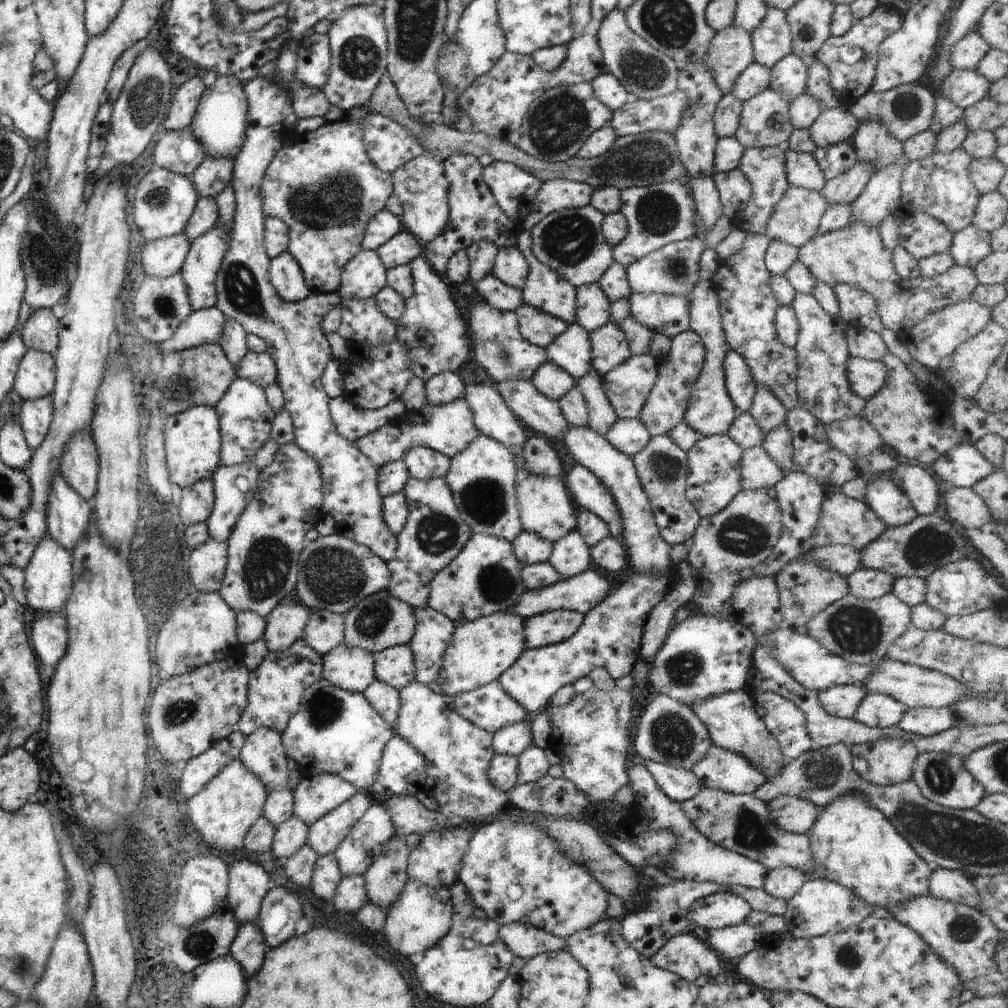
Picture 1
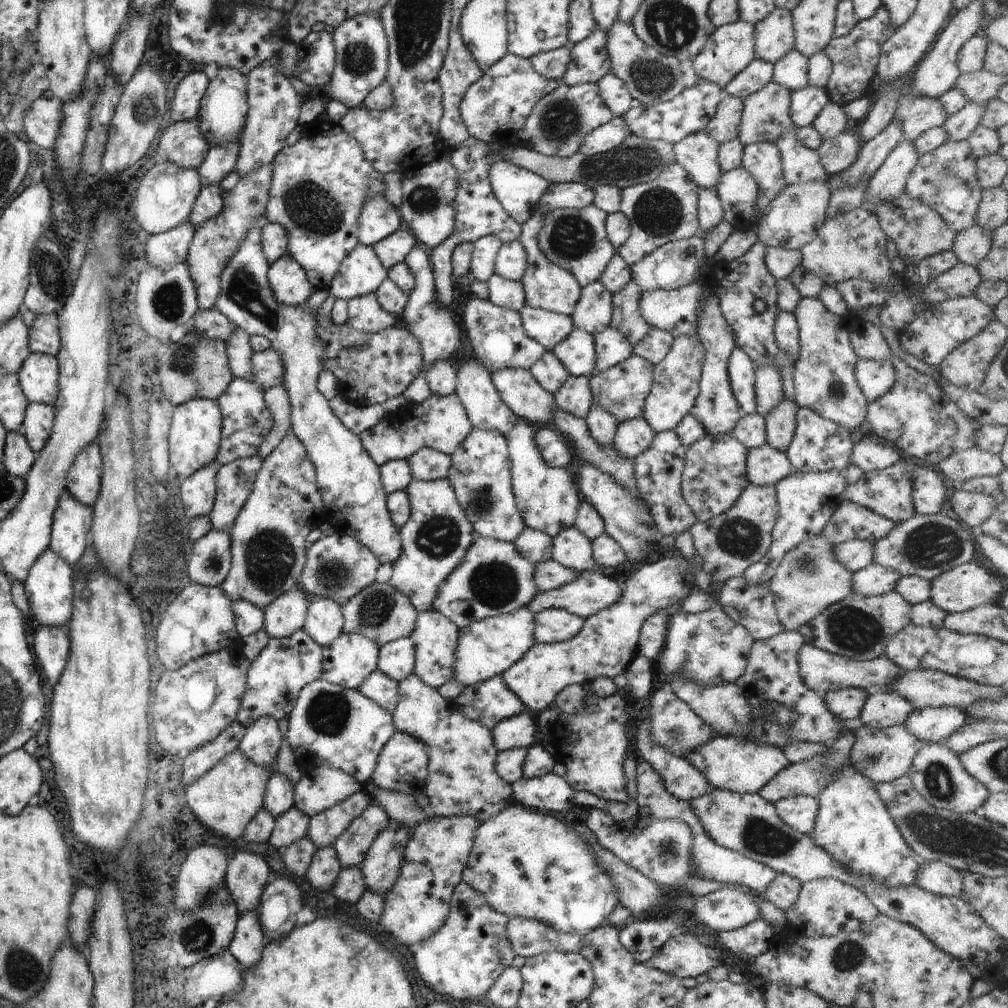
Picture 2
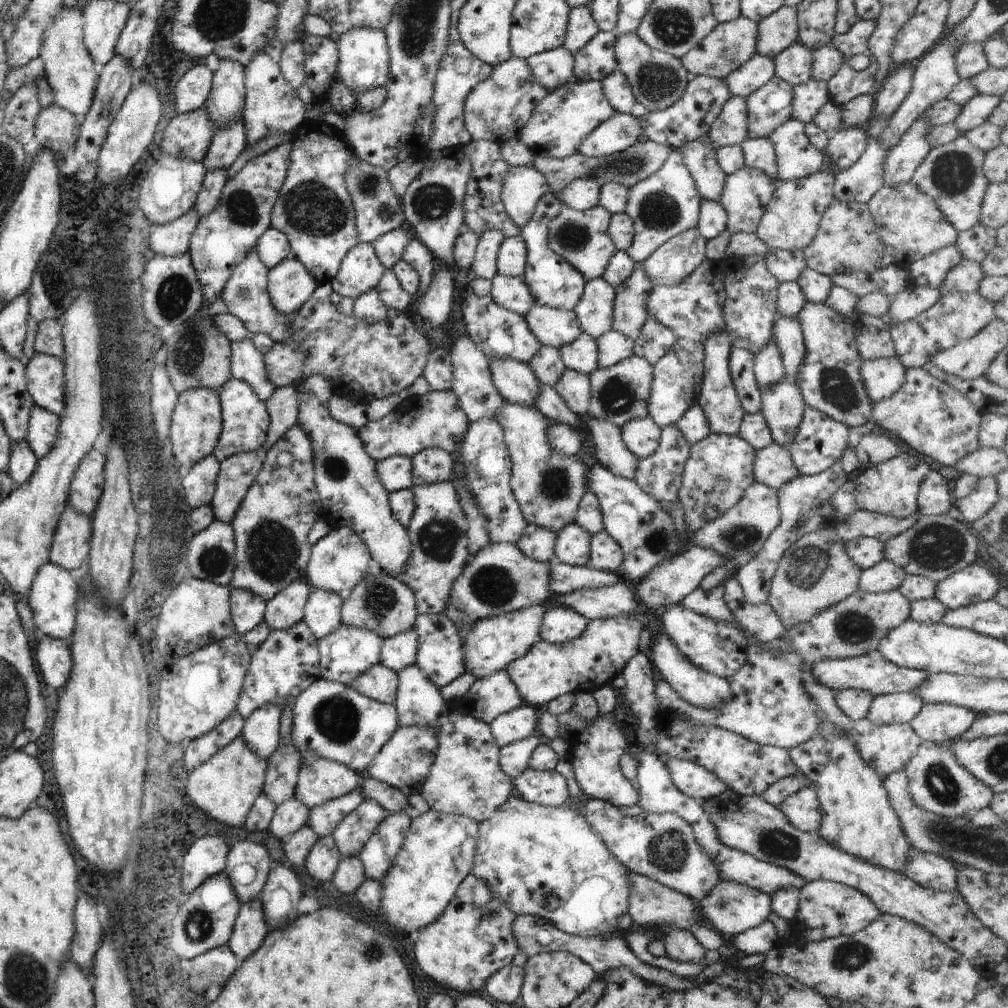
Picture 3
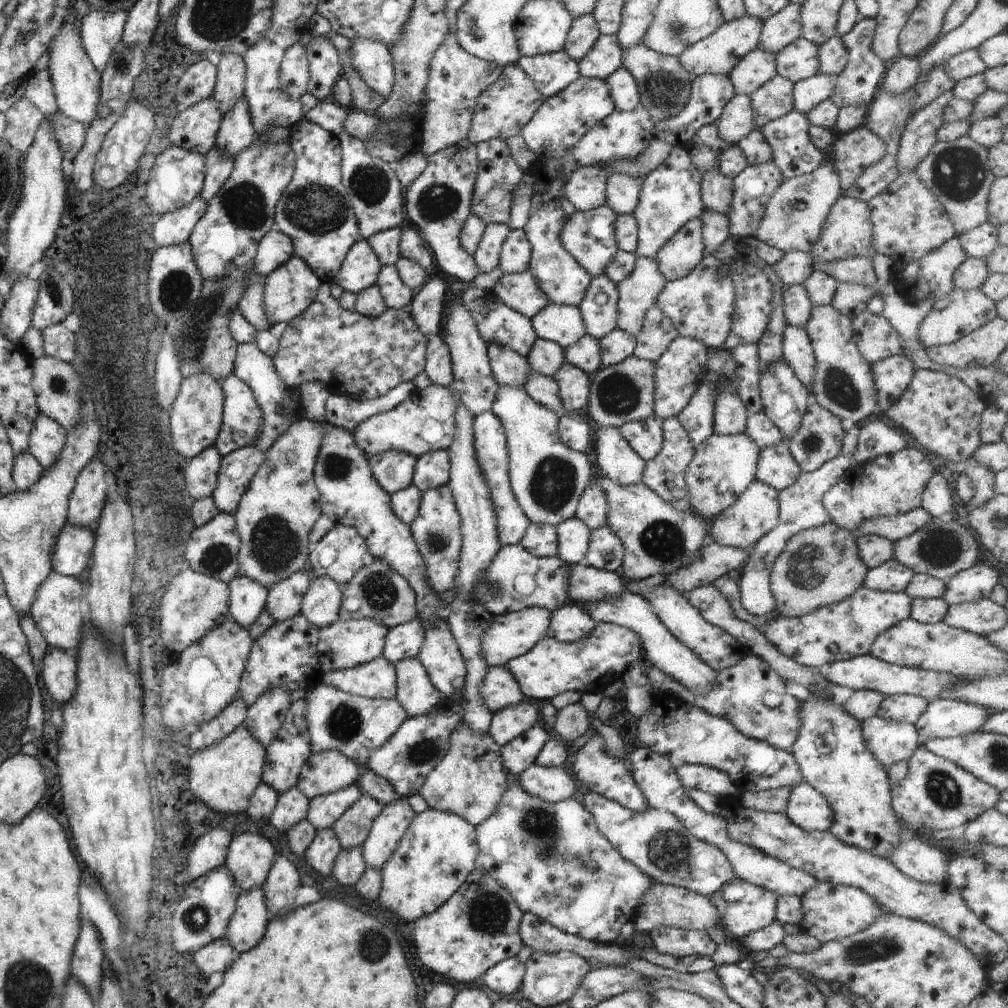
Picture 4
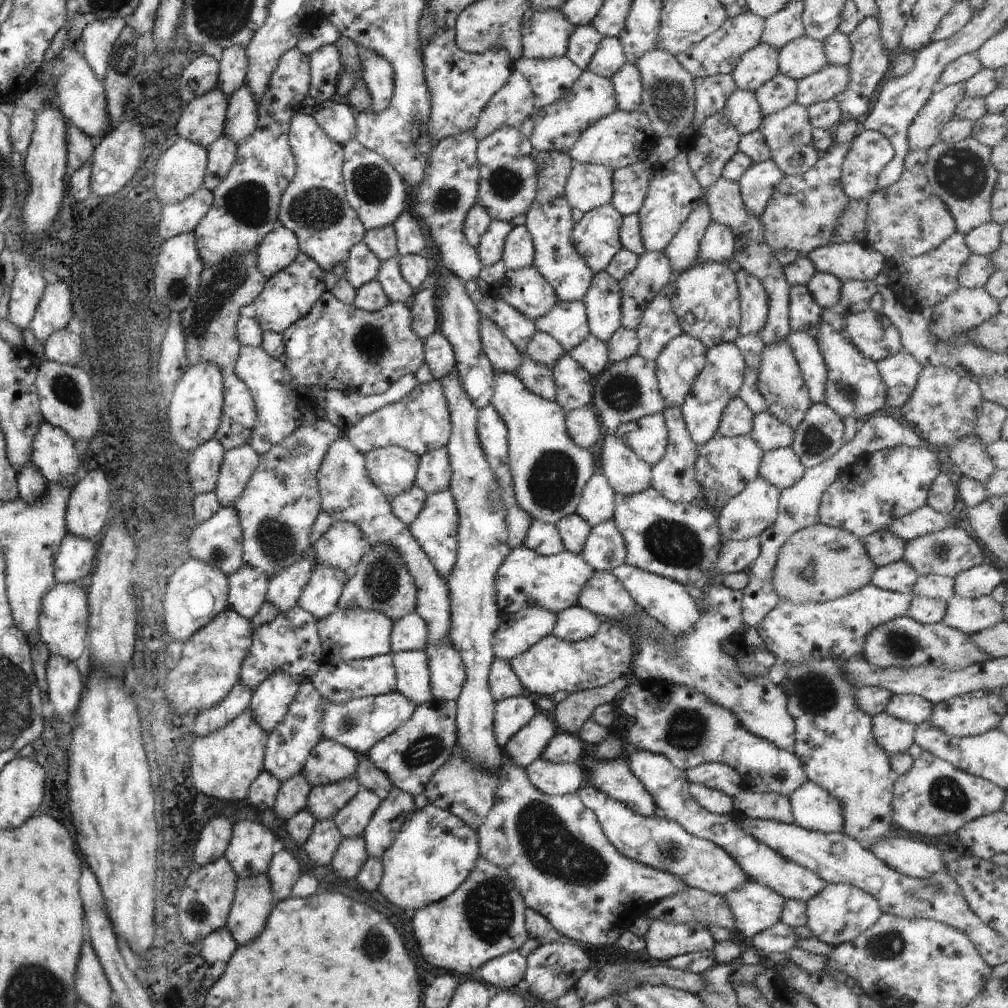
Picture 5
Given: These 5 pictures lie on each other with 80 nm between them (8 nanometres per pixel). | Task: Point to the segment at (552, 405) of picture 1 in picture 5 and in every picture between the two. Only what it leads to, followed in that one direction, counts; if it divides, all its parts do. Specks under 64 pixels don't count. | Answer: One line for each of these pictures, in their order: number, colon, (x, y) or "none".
2: (516, 388)
3: (514, 381)
4: (509, 369)
5: (503, 357)

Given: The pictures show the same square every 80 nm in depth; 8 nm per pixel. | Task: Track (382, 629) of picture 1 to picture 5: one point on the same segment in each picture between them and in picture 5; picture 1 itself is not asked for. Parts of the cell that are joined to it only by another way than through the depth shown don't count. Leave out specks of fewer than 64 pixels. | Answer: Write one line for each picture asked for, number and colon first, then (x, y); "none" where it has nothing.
2: (379, 613)
3: (383, 604)
4: (375, 592)
5: (379, 582)

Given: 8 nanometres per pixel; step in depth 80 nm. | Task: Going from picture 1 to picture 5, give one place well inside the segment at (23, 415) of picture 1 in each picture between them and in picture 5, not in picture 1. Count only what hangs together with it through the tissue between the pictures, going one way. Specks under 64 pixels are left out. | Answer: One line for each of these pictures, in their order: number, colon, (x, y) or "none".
2: (37, 421)
3: (41, 429)
4: (45, 441)
5: (52, 451)

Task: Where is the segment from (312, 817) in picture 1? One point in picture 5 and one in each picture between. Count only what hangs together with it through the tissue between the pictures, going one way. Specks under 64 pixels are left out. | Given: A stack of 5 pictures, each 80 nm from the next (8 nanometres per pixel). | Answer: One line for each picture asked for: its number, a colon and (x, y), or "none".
2: (318, 789)
3: (321, 780)
4: (326, 772)
5: (328, 762)

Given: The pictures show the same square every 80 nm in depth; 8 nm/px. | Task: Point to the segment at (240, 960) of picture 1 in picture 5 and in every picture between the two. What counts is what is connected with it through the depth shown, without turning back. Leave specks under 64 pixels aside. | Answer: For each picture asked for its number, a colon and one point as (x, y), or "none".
2: (246, 942)
3: (249, 928)
4: (247, 923)
5: (252, 903)

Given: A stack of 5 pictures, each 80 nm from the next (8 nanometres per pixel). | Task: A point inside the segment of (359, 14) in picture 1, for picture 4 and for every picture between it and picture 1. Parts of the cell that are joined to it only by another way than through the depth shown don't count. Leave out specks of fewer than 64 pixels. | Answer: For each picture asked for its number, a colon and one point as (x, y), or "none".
2: (361, 51)
3: (362, 64)
4: (372, 61)

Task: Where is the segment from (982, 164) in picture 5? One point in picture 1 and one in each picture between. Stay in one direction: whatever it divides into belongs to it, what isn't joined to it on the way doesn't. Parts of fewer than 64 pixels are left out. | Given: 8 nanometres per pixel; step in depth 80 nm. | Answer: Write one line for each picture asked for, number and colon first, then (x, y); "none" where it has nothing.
1: (938, 184)
2: (944, 180)
3: (951, 175)
4: (956, 173)

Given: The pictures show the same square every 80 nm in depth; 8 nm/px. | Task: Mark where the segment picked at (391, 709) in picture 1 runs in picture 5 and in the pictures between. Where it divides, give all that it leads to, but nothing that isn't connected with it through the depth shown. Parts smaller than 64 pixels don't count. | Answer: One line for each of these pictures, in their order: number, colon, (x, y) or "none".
2: (377, 687)
3: (378, 683)
4: (374, 680)
5: (341, 681)

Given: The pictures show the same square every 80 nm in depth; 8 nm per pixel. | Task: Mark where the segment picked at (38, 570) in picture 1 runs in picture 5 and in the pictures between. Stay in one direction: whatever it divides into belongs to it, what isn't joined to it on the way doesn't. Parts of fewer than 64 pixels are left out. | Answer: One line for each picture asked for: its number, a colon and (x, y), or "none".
2: (48, 588)
3: (52, 593)
4: (55, 610)
5: (62, 620)

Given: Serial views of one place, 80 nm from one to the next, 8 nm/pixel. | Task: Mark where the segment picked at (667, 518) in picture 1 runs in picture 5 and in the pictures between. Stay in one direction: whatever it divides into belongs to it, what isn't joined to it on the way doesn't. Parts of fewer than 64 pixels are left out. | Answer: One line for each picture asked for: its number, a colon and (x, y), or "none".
2: (657, 471)
3: (659, 475)
4: (664, 474)
5: (672, 476)

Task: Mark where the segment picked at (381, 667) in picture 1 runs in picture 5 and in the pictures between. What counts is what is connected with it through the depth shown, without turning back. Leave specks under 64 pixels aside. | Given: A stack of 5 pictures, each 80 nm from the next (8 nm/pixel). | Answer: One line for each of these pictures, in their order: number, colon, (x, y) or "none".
2: (395, 660)
3: (397, 652)
4: (401, 642)
5: (408, 633)

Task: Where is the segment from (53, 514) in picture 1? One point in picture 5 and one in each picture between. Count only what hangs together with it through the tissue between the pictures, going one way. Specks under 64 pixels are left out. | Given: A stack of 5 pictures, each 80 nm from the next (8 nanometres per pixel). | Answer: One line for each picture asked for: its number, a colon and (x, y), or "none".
2: (69, 532)
3: (69, 544)
4: (73, 545)
5: (74, 557)

